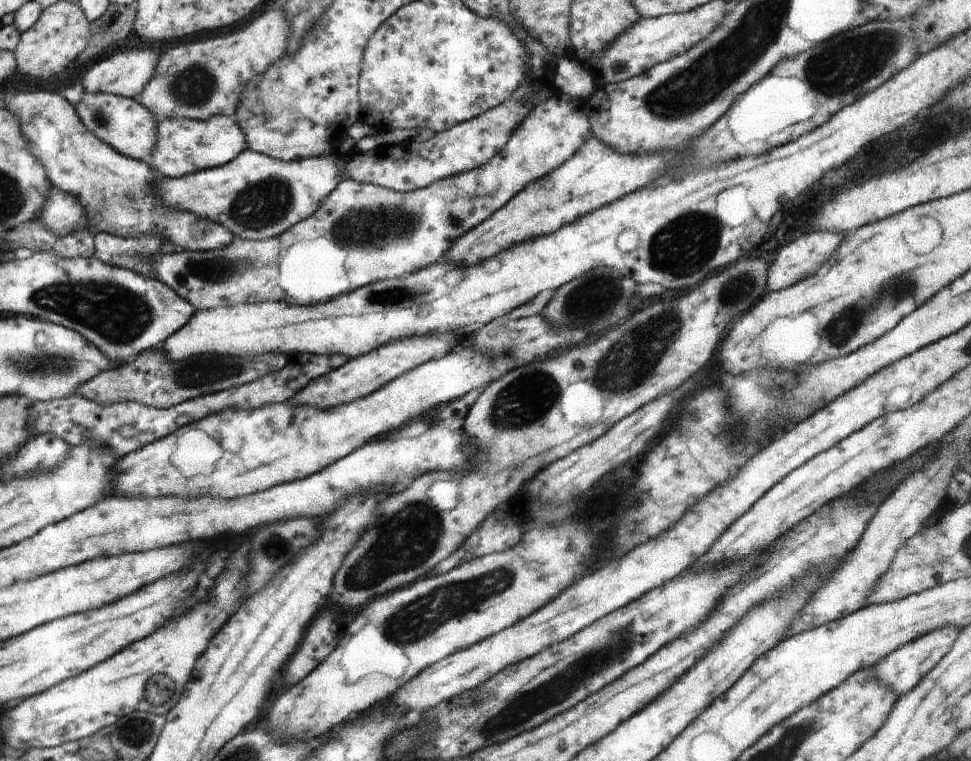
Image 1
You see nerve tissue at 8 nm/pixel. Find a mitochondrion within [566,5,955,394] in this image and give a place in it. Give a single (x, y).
(833, 71)

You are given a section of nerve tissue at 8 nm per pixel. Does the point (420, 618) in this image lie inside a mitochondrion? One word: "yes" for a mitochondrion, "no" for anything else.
yes

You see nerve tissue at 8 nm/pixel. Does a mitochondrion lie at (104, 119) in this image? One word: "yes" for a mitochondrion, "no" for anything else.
yes

